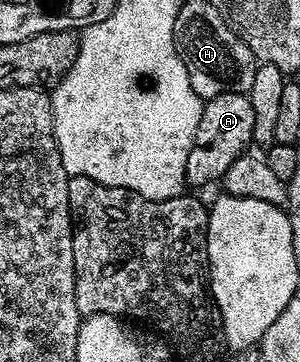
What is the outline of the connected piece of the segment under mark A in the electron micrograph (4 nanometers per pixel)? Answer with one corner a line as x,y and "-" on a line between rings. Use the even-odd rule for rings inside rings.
226,93
217,95
213,100
206,102
203,107
203,118
195,136
195,148
189,151
189,159
185,163
185,181
191,185
211,185
222,182
225,171
233,164
233,159
243,156
248,152
253,141
253,107
251,99
245,93

